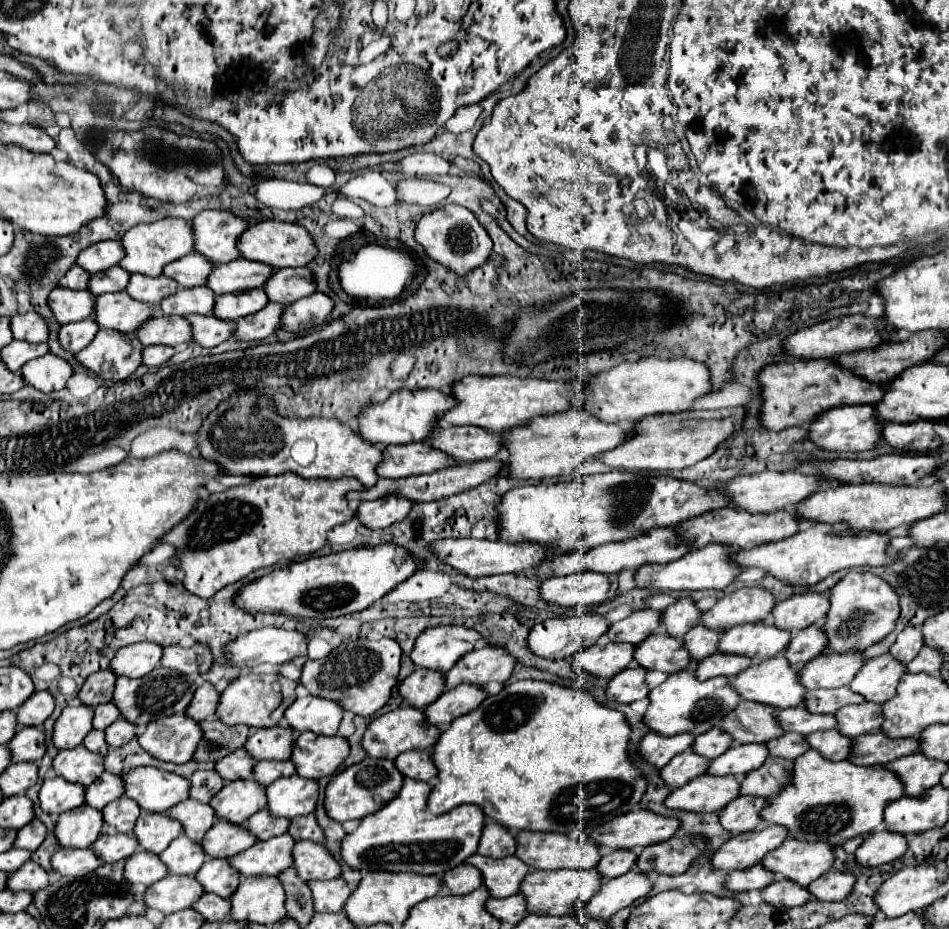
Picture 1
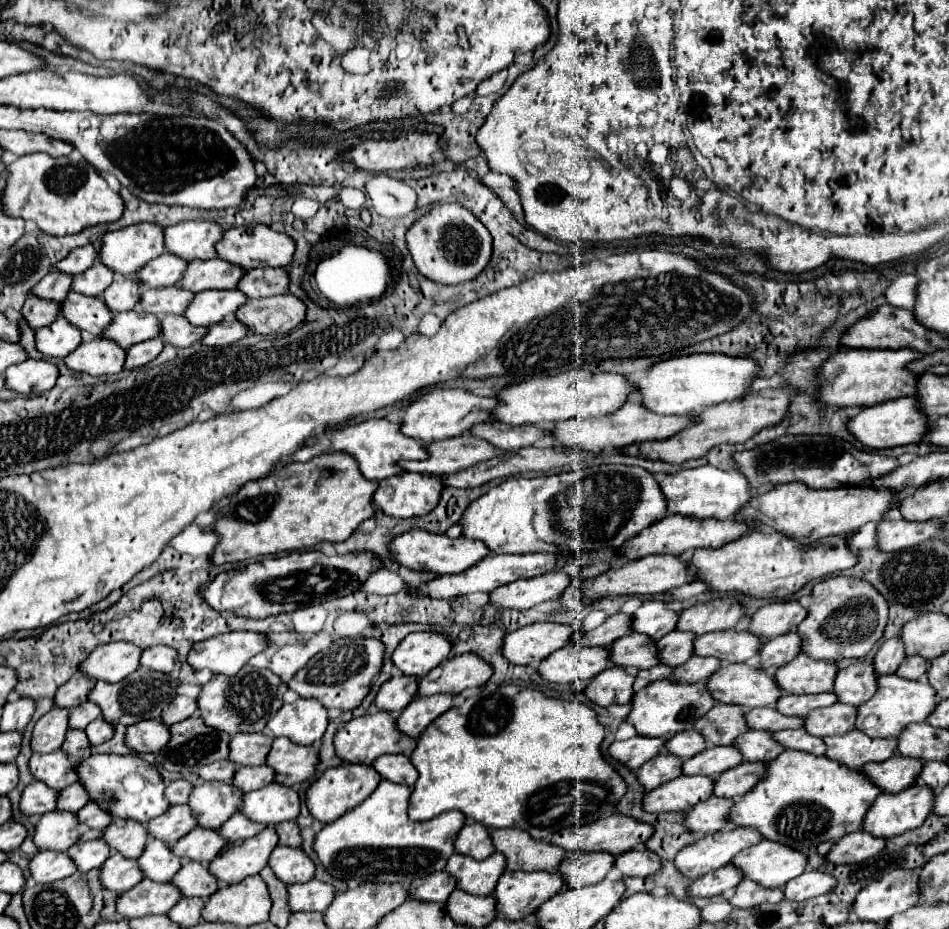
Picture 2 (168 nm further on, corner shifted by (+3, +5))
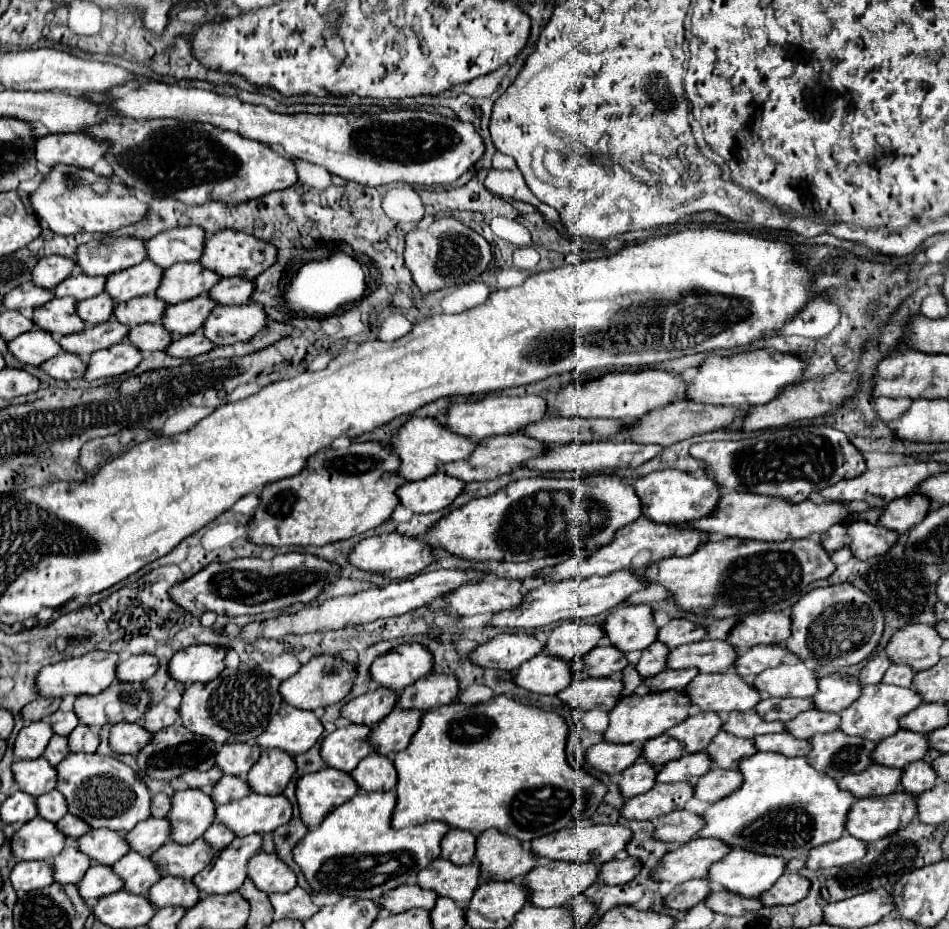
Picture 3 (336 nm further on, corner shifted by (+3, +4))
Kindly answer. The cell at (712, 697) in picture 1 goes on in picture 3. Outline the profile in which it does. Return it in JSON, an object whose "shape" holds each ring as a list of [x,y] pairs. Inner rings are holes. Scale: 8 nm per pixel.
{"shape":[[[676,690],[624,696],[608,712],[610,724],[604,732],[604,740],[612,742],[612,744],[644,744],[646,740],[662,736],[672,726],[684,722],[690,716],[690,708],[692,708],[690,698],[684,692],[676,692]]]}

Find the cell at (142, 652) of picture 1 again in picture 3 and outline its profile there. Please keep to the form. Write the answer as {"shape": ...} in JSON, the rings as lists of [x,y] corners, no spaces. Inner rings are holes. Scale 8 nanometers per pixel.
{"shape":[[[88,652],[80,658],[62,660],[58,664],[46,666],[36,676],[36,694],[40,698],[64,698],[68,694],[72,694],[72,696],[98,694],[104,688],[108,688],[110,682],[114,680],[116,662],[118,662],[118,654],[114,654],[114,652]]]}

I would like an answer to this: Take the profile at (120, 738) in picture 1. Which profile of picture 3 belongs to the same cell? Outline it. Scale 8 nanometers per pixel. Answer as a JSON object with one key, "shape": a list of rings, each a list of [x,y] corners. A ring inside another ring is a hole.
{"shape":[[[78,724],[72,734],[68,734],[68,748],[72,752],[86,752],[92,754],[98,748],[98,736],[84,724]]]}

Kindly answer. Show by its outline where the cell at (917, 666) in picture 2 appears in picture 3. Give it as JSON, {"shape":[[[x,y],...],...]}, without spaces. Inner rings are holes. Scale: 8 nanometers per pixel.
{"shape":[[[892,664],[892,666],[886,670],[882,682],[884,682],[884,684],[894,684],[894,686],[910,688],[910,686],[912,686],[912,676],[914,676],[914,674],[912,674],[912,670],[908,670],[908,666],[904,666],[904,664]]]}

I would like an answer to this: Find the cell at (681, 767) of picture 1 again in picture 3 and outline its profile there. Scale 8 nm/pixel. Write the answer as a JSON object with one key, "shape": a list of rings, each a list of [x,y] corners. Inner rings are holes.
{"shape":[[[640,760],[622,772],[622,780],[618,786],[620,786],[620,794],[628,800],[632,796],[648,792],[654,784],[656,784],[656,768]]]}

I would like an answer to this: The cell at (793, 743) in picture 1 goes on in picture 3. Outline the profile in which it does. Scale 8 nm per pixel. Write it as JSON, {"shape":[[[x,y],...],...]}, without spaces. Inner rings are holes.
{"shape":[[[720,730],[704,752],[710,756],[714,766],[726,768],[726,770],[738,770],[738,764],[742,758],[756,754],[756,746],[752,744],[752,740],[734,738],[732,734]]]}

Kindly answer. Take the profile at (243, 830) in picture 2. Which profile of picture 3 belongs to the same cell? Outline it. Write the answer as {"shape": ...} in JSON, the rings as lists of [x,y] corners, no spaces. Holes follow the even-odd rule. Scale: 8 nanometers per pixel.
{"shape":[[[214,822],[206,832],[204,832],[204,836],[202,836],[202,840],[206,842],[206,844],[210,844],[216,852],[218,850],[222,850],[224,846],[228,846],[228,842],[232,842],[236,836],[226,828],[226,826],[222,826],[222,824],[218,824],[218,822]]]}

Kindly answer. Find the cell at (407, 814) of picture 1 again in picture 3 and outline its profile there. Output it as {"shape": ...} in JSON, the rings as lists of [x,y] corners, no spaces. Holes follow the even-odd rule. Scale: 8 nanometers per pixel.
{"shape":[[[358,792],[292,848],[292,858],[314,892],[376,902],[392,888],[414,884],[416,872],[440,856],[440,840],[448,826],[444,822],[424,822],[424,826],[394,830],[390,826],[394,806],[394,792]]]}

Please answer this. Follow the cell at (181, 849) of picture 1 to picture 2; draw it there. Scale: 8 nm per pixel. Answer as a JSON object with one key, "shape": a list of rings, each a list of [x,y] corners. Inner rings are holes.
{"shape":[[[150,841],[144,853],[138,857],[138,865],[144,871],[144,877],[152,881],[170,881],[182,867],[184,859],[176,857],[164,841]]]}

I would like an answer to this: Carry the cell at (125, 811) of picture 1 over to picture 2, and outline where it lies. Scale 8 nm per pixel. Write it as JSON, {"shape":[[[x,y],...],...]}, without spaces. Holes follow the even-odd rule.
{"shape":[[[92,801],[84,809],[78,811],[78,819],[80,819],[80,823],[86,823],[88,827],[100,829],[100,831],[104,831],[106,825],[112,823],[112,817],[108,817],[108,813],[104,813],[104,809],[100,809],[100,805],[96,805]]]}

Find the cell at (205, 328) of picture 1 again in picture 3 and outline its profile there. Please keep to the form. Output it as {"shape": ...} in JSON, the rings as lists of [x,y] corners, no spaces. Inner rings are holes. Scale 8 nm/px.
{"shape":[[[140,324],[128,332],[128,342],[140,352],[156,352],[172,342],[172,334],[162,324]]]}

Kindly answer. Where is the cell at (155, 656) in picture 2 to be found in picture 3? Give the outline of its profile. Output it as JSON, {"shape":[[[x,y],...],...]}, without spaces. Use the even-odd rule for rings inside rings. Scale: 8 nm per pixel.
{"shape":[[[152,654],[130,656],[116,666],[116,678],[120,682],[146,682],[158,668],[158,660]]]}

